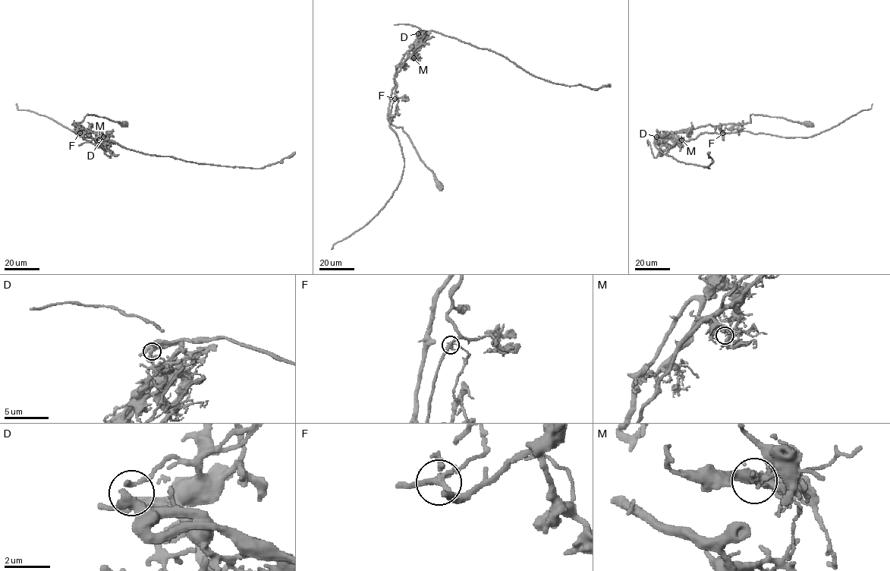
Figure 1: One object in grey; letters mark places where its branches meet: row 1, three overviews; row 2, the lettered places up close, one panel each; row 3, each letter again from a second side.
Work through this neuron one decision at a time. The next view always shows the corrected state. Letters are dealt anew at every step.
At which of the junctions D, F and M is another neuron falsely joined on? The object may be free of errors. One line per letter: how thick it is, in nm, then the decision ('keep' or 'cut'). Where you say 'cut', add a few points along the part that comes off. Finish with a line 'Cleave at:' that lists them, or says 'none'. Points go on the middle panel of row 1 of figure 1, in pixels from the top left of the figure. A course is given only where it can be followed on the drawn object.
D: 340 nm | keep
F: 260 nm | cut | (395, 99), (389, 126), (398, 139), (404, 161), (398, 185), (378, 213), (363, 227), (334, 244), (331, 249)
M: 360 nm | keep
Cleave at: F

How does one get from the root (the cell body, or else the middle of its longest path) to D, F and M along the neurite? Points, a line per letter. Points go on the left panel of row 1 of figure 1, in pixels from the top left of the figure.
D: (124, 123), (87, 114), (80, 122), (72, 124), (103, 137)
F: (124, 123), (87, 114), (80, 122), (72, 124), (79, 124), (81, 127), (80, 130), (83, 128), (80, 133)
M: (124, 123), (87, 114), (80, 122), (72, 124), (99, 133), (101, 140), (99, 140)

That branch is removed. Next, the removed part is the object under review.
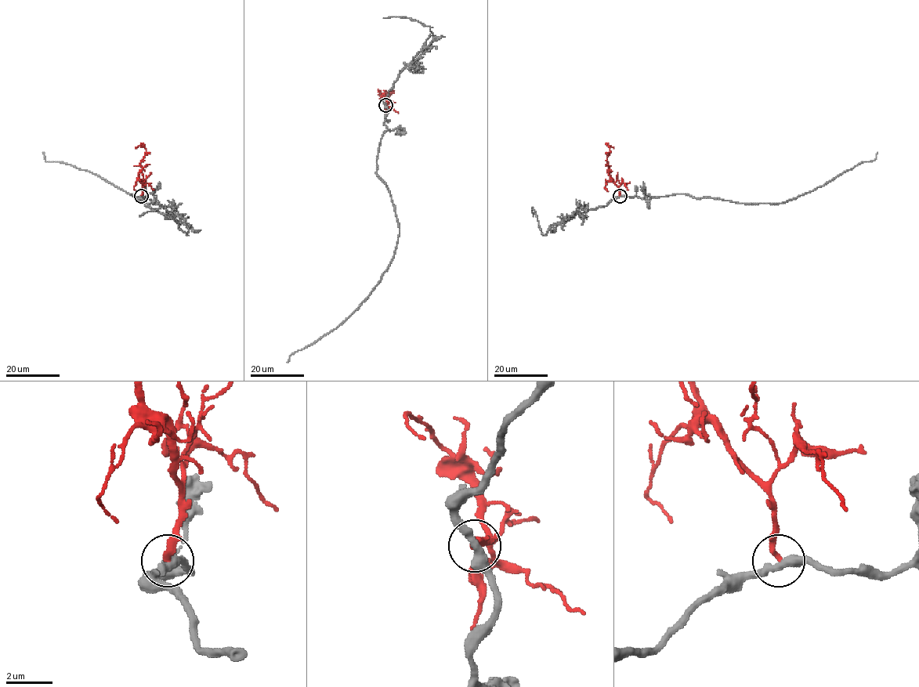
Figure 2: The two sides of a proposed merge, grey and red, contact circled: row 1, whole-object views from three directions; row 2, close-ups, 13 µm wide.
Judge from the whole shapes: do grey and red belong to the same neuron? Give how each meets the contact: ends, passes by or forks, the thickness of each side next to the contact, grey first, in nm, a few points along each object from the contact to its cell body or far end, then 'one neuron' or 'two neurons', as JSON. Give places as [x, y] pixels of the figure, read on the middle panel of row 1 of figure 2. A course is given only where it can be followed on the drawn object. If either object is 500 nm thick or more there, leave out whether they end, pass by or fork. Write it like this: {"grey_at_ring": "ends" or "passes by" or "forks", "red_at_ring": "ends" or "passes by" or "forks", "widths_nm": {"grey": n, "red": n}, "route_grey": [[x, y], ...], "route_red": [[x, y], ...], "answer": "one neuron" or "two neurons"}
{"grey_at_ring": "passes by", "red_at_ring": "ends", "widths_nm": {"grey": 400, "red": 280}, "route_grey": [[385, 105], [387, 129], [376, 174], [390, 193], [398, 224], [392, 261], [358, 308], [287, 363]], "route_red": [[385, 105], [386, 99], [382, 95], [387, 92], [390, 94], [383, 93], [379, 99]], "answer": "two neurons"}

